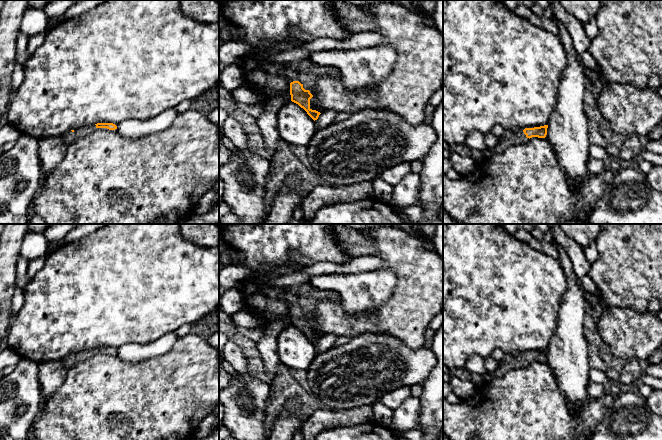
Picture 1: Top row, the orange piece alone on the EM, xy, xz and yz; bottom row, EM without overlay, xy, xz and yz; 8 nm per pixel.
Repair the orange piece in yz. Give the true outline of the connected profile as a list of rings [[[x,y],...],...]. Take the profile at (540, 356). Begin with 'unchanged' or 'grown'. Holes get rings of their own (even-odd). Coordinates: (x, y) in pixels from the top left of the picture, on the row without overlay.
unchanged; [[[548,349],[534,351],[534,352],[525,352],[523,354],[524,358],[527,362],[538,361],[538,362],[545,362],[547,359],[547,352]]]

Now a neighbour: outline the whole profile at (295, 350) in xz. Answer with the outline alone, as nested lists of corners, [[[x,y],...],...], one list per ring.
[[[289,325],[276,338],[280,362],[290,369],[307,371],[315,358],[315,345],[298,328]]]

